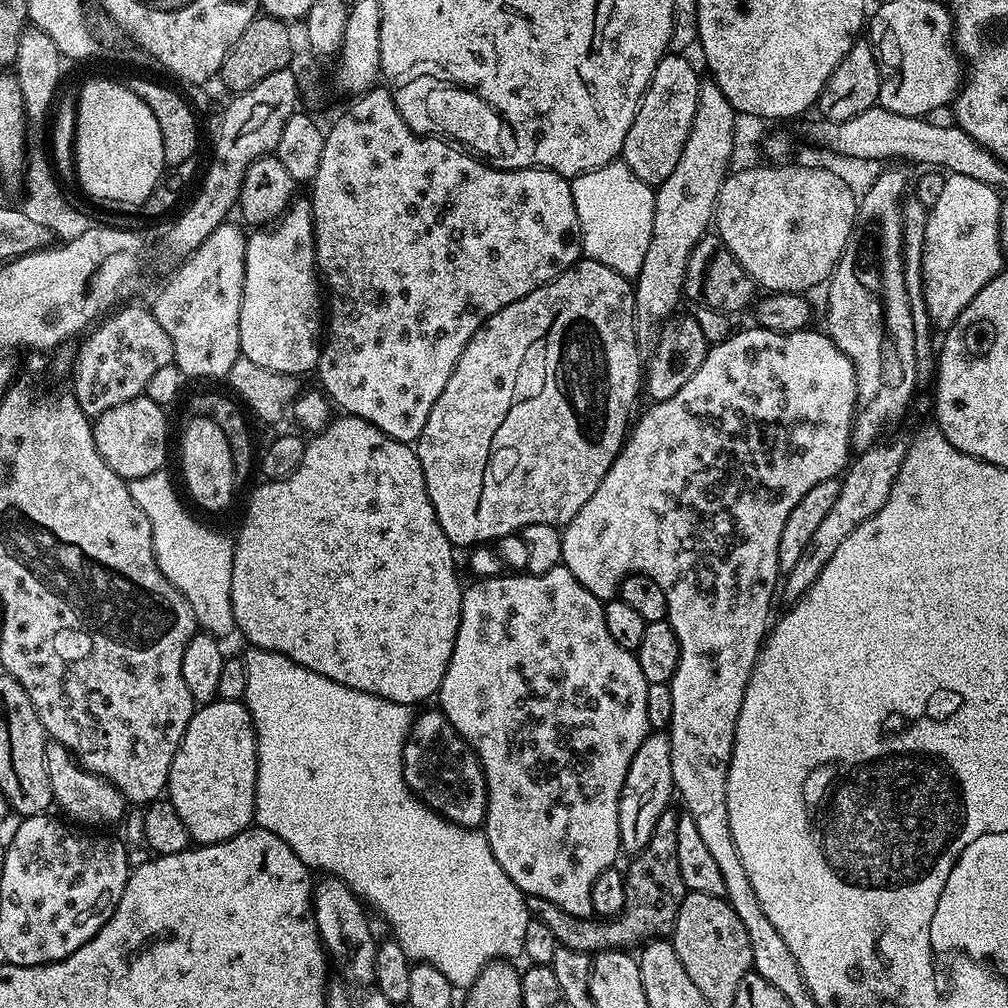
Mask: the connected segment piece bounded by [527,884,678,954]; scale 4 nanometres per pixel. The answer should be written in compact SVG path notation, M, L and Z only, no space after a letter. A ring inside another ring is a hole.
M648 884L644 888L644 892L629 891L619 916L615 918L585 918L566 914L566 910L562 910L562 906L554 906L554 902L550 902L546 898L527 897L529 913L535 919L546 922L546 926L550 926L557 945L589 954L609 950L632 950L635 944L640 946L657 938L667 937L671 933L673 924L676 923L674 905L677 900L678 896L675 896L670 889L663 888L660 884Z

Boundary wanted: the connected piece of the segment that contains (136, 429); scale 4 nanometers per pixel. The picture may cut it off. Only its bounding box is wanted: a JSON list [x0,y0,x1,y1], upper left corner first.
[92,395,168,482]

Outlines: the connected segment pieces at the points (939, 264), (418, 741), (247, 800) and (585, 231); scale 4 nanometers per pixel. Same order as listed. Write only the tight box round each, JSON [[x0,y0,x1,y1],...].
[[921,175,1005,329],[404,710,488,829],[166,698,256,845],[571,160,656,278]]

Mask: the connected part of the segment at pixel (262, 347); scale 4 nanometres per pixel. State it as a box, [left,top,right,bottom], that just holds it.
[240,203,322,376]

